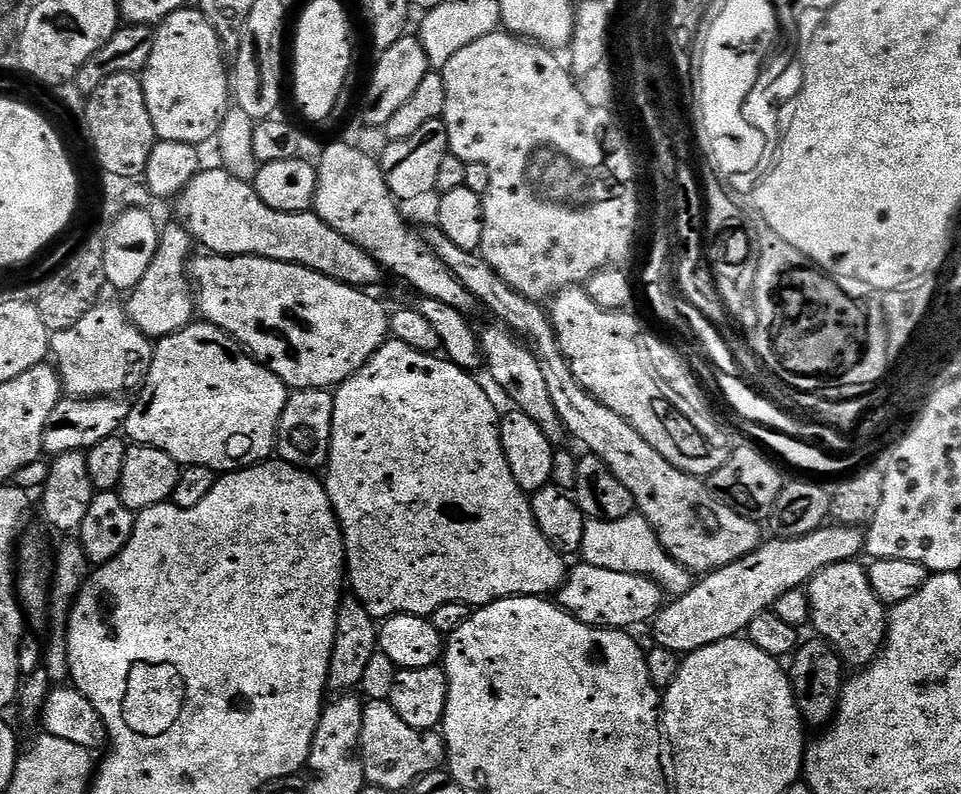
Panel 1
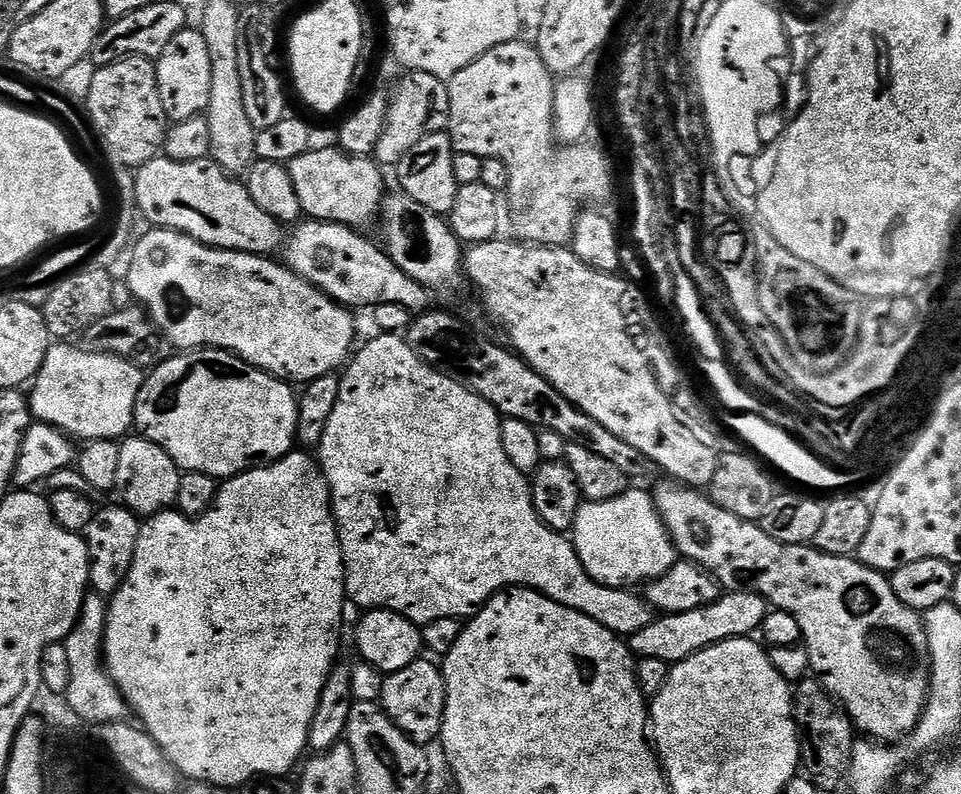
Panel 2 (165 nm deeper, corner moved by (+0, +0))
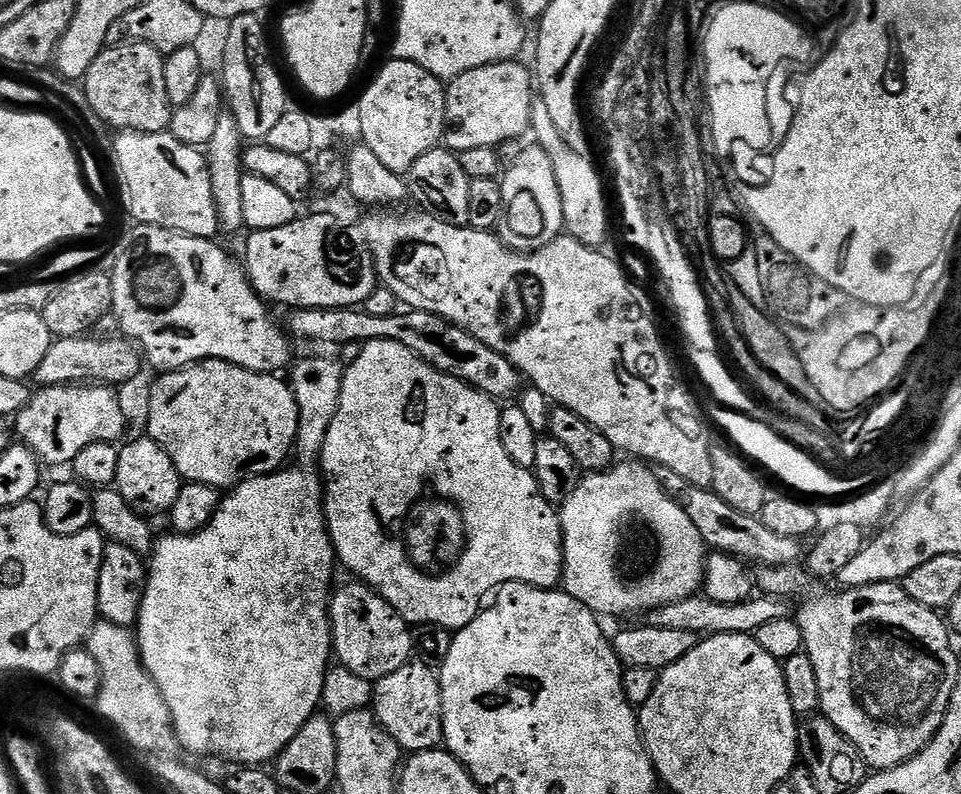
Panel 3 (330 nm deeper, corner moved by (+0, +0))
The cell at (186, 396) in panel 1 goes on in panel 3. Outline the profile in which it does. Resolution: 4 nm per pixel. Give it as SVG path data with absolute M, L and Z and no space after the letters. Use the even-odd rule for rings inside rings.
M199 360L177 372L157 375L150 390L147 439L158 442L174 462L178 474L193 484L231 490L252 476L267 476L285 463L300 429L300 411L289 381L270 372L251 372L225 360Z

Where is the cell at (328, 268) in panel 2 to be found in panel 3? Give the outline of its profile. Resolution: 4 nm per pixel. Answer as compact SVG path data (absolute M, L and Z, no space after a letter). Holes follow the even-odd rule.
M328 212L301 215L278 230L249 235L242 264L256 295L269 305L293 308L354 308L362 306L378 287L376 267L367 251L351 248Z

